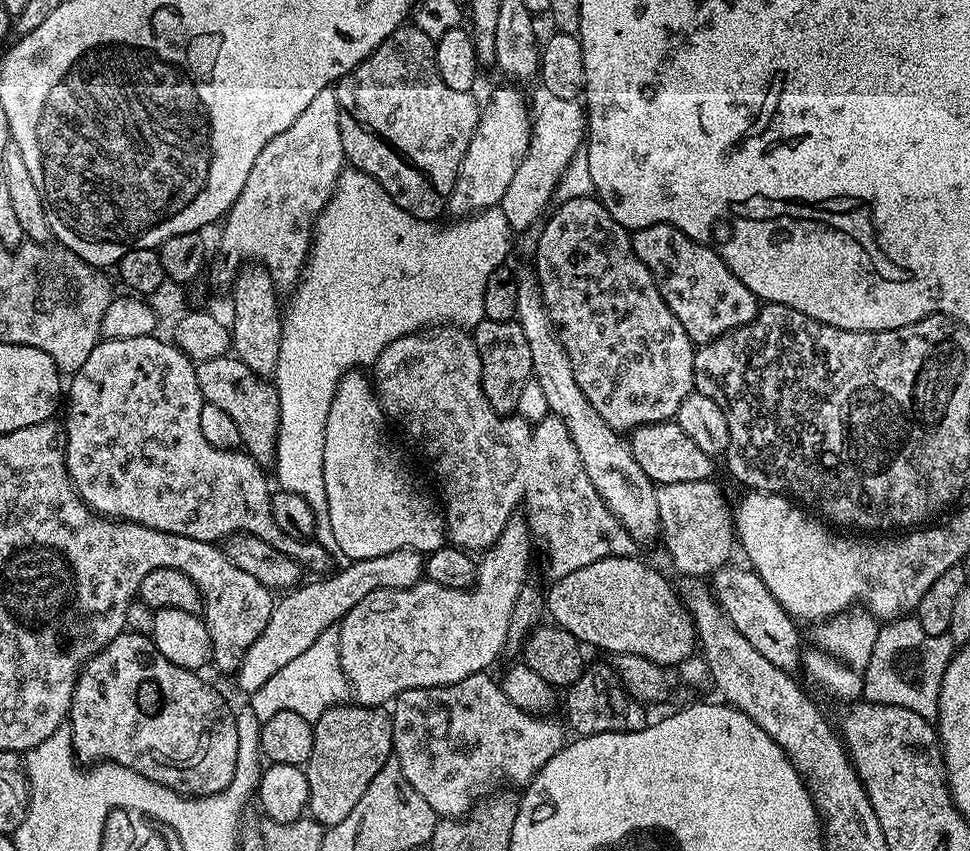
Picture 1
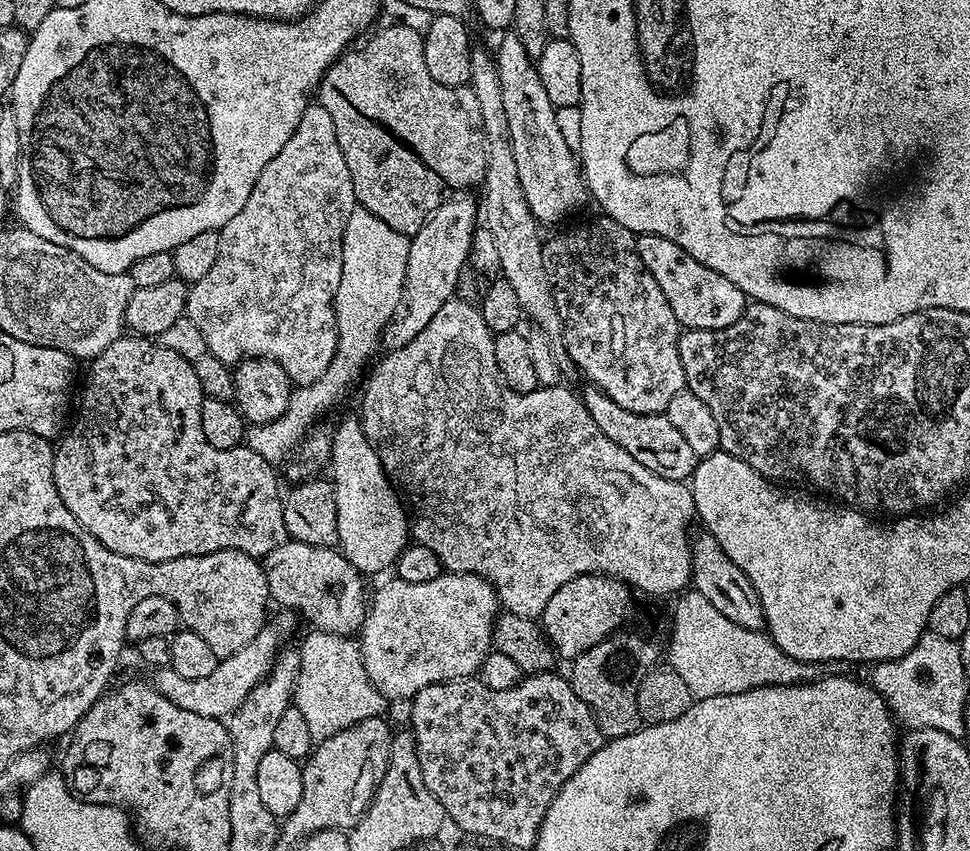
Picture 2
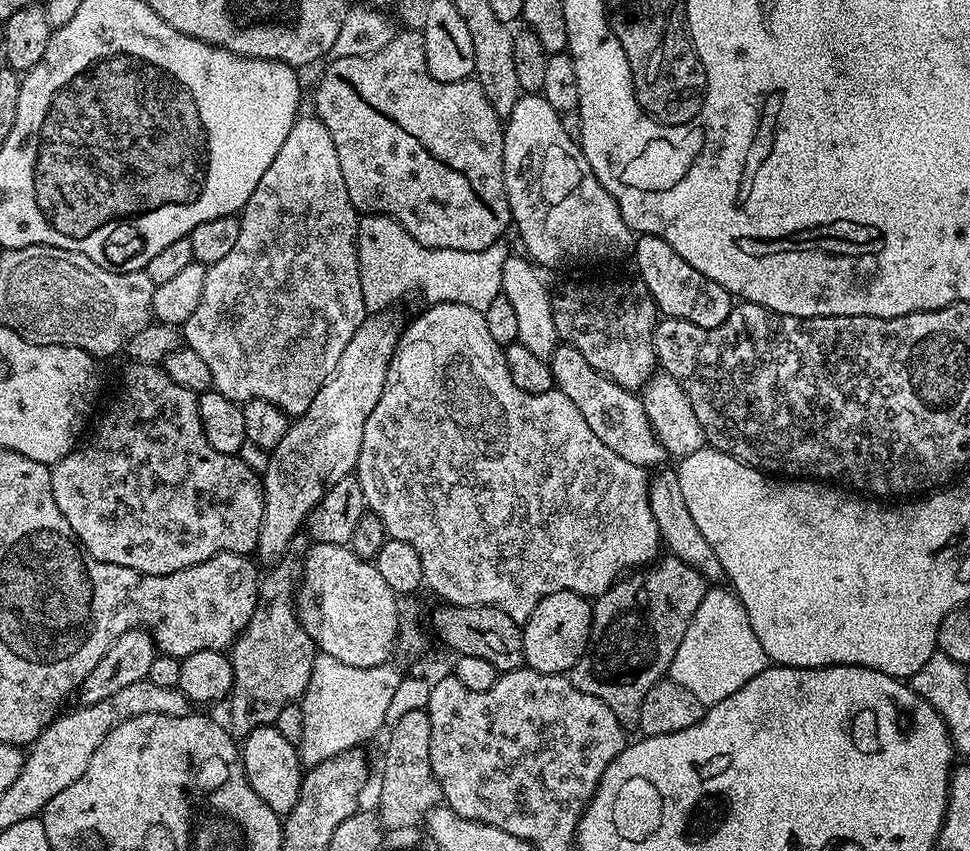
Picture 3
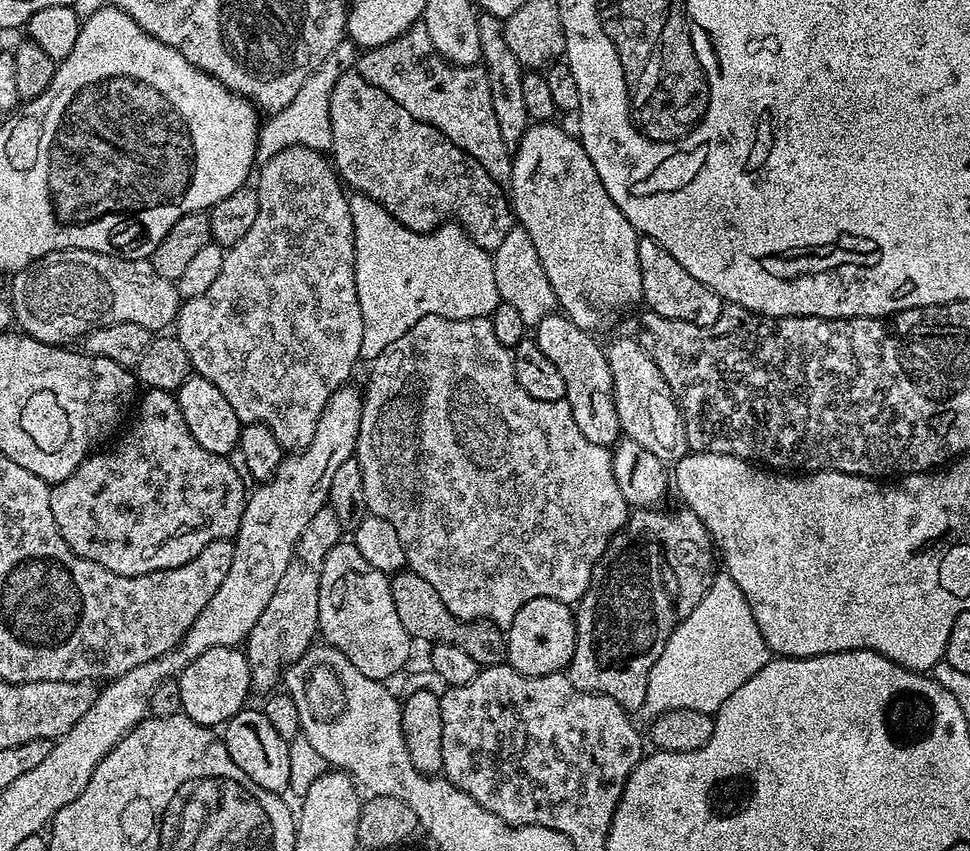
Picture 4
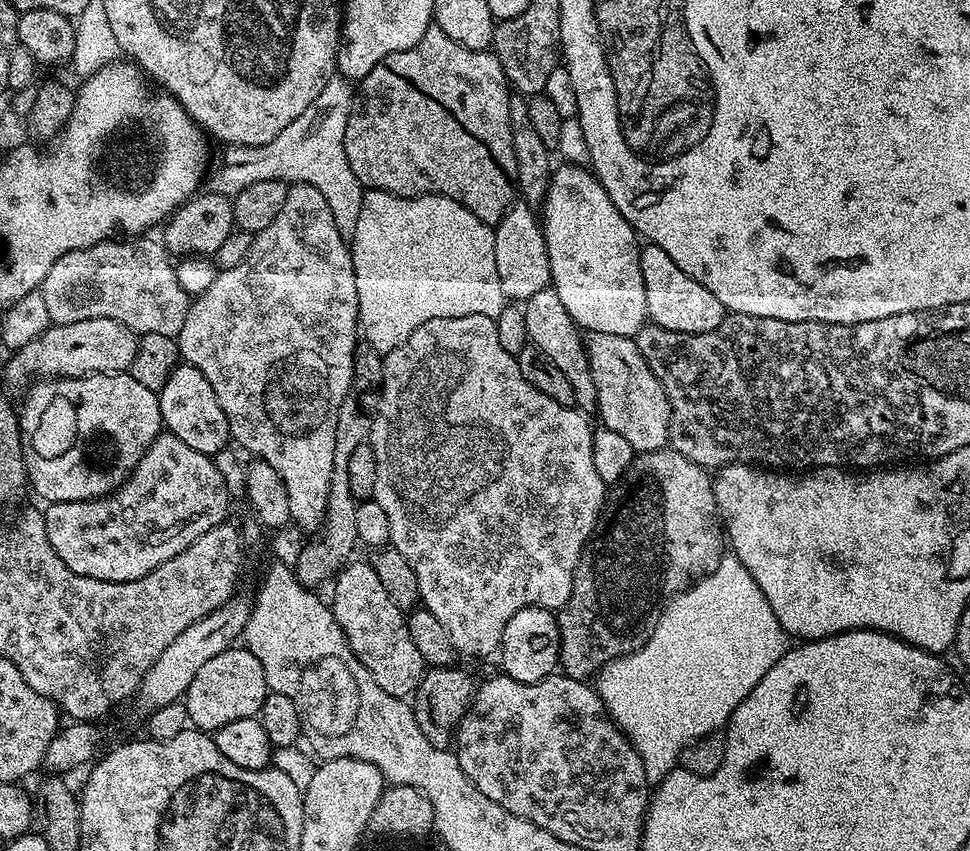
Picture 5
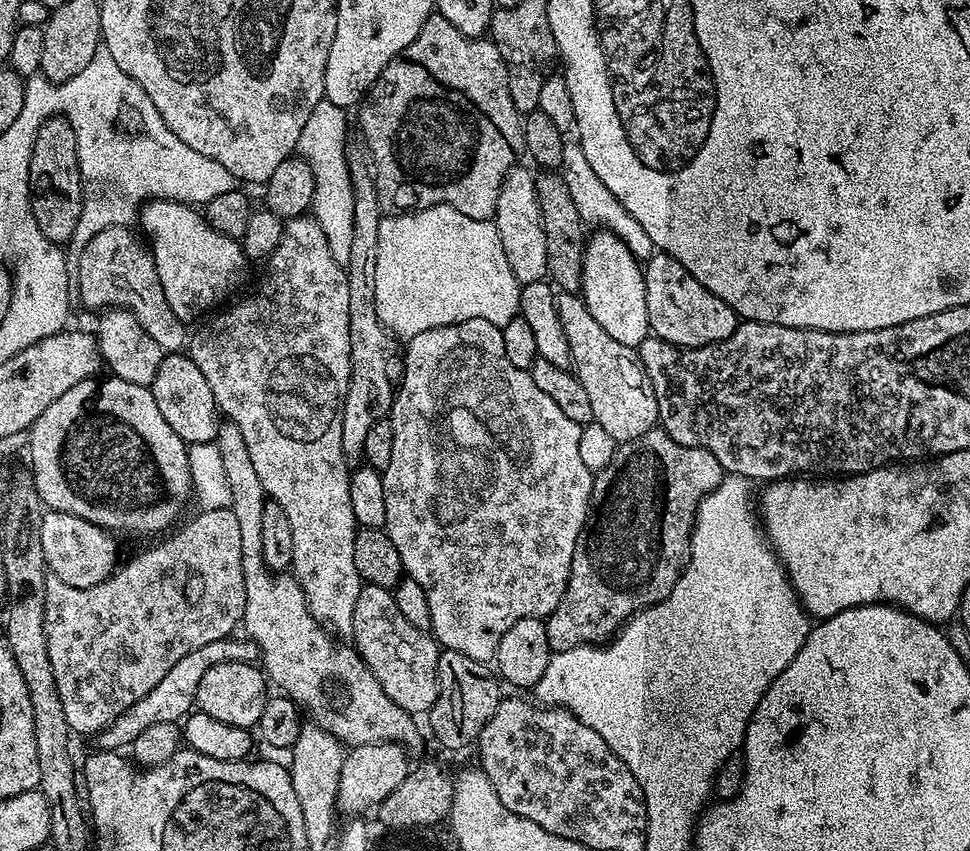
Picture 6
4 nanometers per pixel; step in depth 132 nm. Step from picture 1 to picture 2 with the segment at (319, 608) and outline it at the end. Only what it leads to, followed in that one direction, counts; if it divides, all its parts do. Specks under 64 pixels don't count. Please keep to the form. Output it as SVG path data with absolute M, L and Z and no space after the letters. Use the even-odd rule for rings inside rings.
M280 610L277 613L277 616L275 613L264 623L262 630L258 630L258 634L254 634L252 641L246 642L246 646L238 650L238 654L230 654L217 662L214 671L208 677L182 678L182 674L178 674L170 666L157 668L151 673L152 687L160 691L166 698L170 698L174 706L182 706L182 710L190 710L190 714L202 714L206 718L214 718L219 721L232 716L234 710L238 710L238 706L246 702L246 694L250 694L250 690L254 690L258 682L268 677L272 663L280 655L285 645L291 641L288 639L296 632L298 617L295 611Z

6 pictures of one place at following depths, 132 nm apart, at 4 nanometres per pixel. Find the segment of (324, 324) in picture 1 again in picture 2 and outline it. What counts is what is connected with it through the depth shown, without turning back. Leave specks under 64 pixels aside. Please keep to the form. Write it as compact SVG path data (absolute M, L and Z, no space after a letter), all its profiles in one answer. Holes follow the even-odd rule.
M357 206L350 214L342 242L342 282L332 302L336 311L336 353L326 366L326 372L314 383L293 387L292 397L280 418L269 424L245 427L244 444L254 450L254 454L262 454L262 458L274 466L283 465L289 459L287 456L291 452L293 455L313 431L312 423L327 408L334 407L340 395L360 375L360 379L365 375L368 359L377 355L376 347L381 347L384 327L394 319L402 304L408 242L409 237L398 230L390 230L382 218L362 207Z

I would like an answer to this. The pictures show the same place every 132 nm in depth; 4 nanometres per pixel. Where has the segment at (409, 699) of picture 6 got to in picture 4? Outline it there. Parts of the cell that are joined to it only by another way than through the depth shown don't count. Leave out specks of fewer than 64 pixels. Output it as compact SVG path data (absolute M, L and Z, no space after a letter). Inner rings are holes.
M352 542L334 545L322 564L322 586L318 590L319 635L323 643L346 654L346 658L366 674L366 678L381 682L391 681L395 672L403 670L414 647L412 637L406 634L398 613L394 611L391 585L386 573L374 570L374 566L358 554Z

